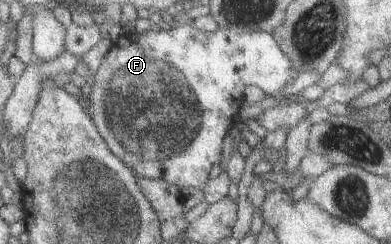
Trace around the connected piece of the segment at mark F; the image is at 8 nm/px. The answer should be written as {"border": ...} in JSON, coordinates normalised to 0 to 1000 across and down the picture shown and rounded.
{"border":[[[440,102],[435,123],[371,127],[363,143],[350,127],[309,135],[299,168],[289,176],[289,193],[263,238],[256,279],[243,299],[246,332],[233,352],[235,385],[225,406],[230,455],[240,471],[243,500],[253,512],[256,537],[274,570],[281,602],[338,693],[355,717],[384,734],[417,734],[440,758],[465,766],[504,766],[522,775],[527,754],[537,746],[540,697],[565,672],[570,656],[570,590],[575,566],[586,557],[604,504],[611,496],[611,451],[616,434],[632,418],[632,361],[642,361],[642,344],[665,357],[680,385],[698,385],[724,373],[734,344],[749,336],[765,303],[760,270],[754,270],[747,238],[721,201],[701,135],[678,127],[598,127],[581,111],[565,111],[555,131],[524,131],[509,123],[499,102]]]}

